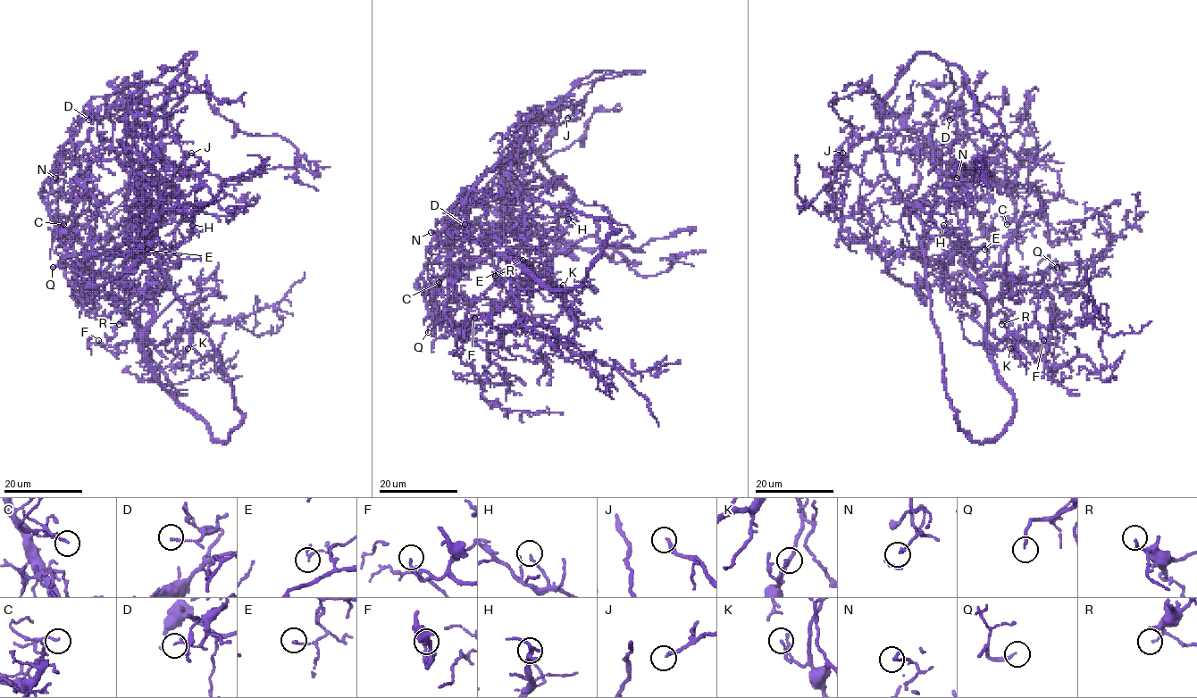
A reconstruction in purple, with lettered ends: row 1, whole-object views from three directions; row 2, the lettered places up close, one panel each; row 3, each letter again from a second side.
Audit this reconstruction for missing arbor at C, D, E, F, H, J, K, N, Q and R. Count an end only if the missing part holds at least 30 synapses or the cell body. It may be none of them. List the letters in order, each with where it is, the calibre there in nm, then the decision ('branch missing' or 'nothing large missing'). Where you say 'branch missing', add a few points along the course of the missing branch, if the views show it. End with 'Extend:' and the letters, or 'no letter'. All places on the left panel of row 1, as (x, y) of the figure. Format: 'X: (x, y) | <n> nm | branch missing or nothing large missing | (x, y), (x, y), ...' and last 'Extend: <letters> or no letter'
C: (63, 224) | 120 nm | nothing large missing
D: (88, 120) | 120 nm | nothing large missing
E: (147, 249) | 140 nm | nothing large missing
F: (98, 340) | 150 nm | nothing large missing
H: (192, 225) | 130 nm | nothing large missing
J: (191, 153) | 200 nm | branch missing | (191, 153), (193, 123), (204, 112), (223, 113), (237, 108), (243, 100)
K: (188, 348) | 130 nm | nothing large missing
N: (55, 178) | 180 nm | nothing large missing
Q: (53, 267) | 150 nm | branch missing
R: (119, 324) | 150 nm | branch missing | (119, 324), (109, 325), (105, 328), (112, 335), (111, 339), (116, 344), (117, 341)
Extend: J, Q, R

